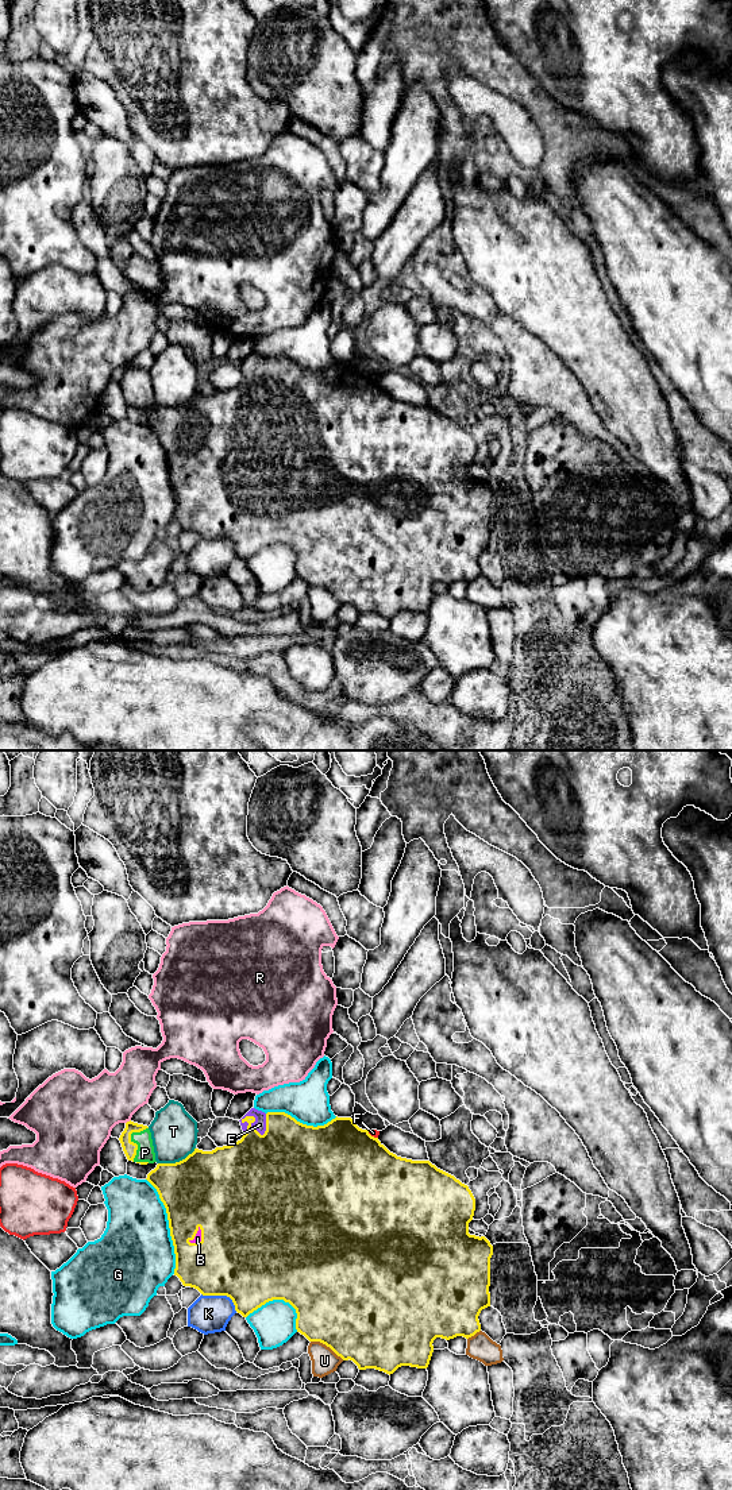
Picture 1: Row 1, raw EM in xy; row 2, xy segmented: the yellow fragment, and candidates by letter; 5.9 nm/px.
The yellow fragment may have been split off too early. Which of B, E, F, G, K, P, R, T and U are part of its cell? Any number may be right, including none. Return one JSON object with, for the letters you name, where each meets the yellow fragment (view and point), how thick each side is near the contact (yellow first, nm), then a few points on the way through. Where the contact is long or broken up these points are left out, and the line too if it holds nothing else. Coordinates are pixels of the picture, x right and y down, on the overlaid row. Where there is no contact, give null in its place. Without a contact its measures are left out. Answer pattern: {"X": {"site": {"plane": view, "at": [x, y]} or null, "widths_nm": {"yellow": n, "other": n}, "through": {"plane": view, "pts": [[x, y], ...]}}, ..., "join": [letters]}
{"B": {"site": {"plane": "xy", "at": [195, 1235]}, "widths_nm": {"yellow": 440, "other": 50}, "through": {"plane": "xy", "pts": [[237, 1231], [199, 1230], [195, 1235], [197, 1238]]}}, "E": {"site": {"plane": "xy", "at": [259, 1134]}, "widths_nm": {"yellow": 500, "other": 80}, "through": {"plane": "xy", "pts": [[264, 1176], [259, 1134], [259, 1124]]}}, "P": {"site": {"plane": "xy", "at": [130, 1139]}, "widths_nm": {"yellow": 80, "other": 110}}, "join": ["B", "E", "P"]}

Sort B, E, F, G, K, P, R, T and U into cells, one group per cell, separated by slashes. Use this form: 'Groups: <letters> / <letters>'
Groups: B E P / F / G / K / R / T / U

